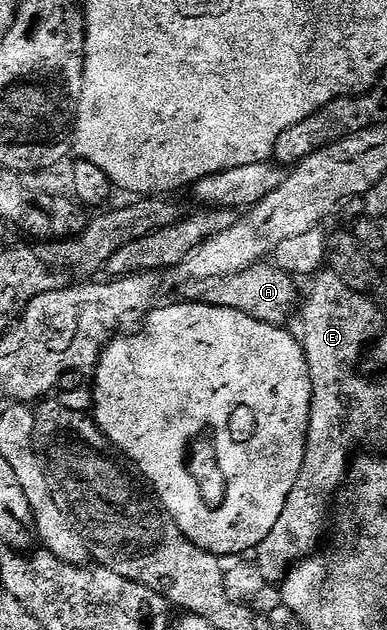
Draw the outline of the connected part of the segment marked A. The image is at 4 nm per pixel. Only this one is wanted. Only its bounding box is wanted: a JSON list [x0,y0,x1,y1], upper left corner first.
[181,262,300,325]

